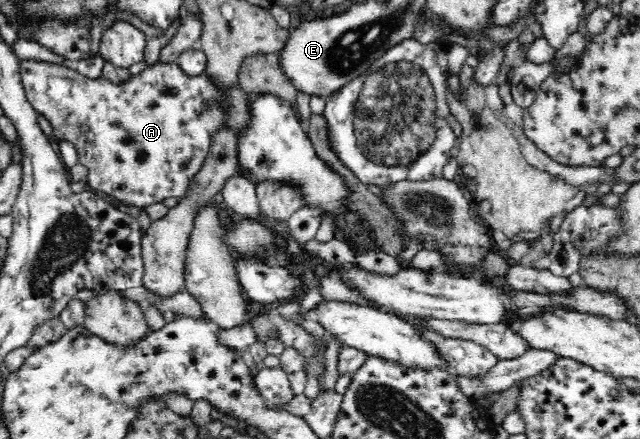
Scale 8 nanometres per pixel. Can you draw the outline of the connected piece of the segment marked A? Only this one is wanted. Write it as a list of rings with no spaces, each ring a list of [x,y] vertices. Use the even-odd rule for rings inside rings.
[[[22,59],[21,77],[25,84],[25,93],[28,100],[32,103],[32,106],[37,110],[38,114],[45,115],[51,123],[54,132],[53,138],[67,138],[76,146],[79,162],[89,170],[87,175],[88,187],[105,192],[112,196],[112,198],[120,200],[126,206],[134,206],[134,208],[143,209],[152,204],[162,203],[163,199],[172,198],[172,196],[178,199],[182,198],[187,193],[194,177],[202,170],[204,164],[206,164],[206,160],[210,156],[211,144],[215,141],[219,132],[230,131],[230,133],[234,133],[234,138],[240,142],[241,138],[250,130],[250,127],[253,127],[253,120],[256,119],[256,116],[253,116],[253,104],[256,102],[258,96],[250,93],[237,77],[231,81],[231,84],[221,84],[217,78],[213,78],[205,70],[202,70],[200,74],[194,74],[192,76],[177,62],[168,64],[154,63],[139,74],[131,75],[128,80],[124,80],[120,84],[114,84],[114,82],[102,76],[94,79],[88,78],[80,74],[72,65],[65,66],[64,64],[57,65],[45,61],[35,61],[34,59]]]

